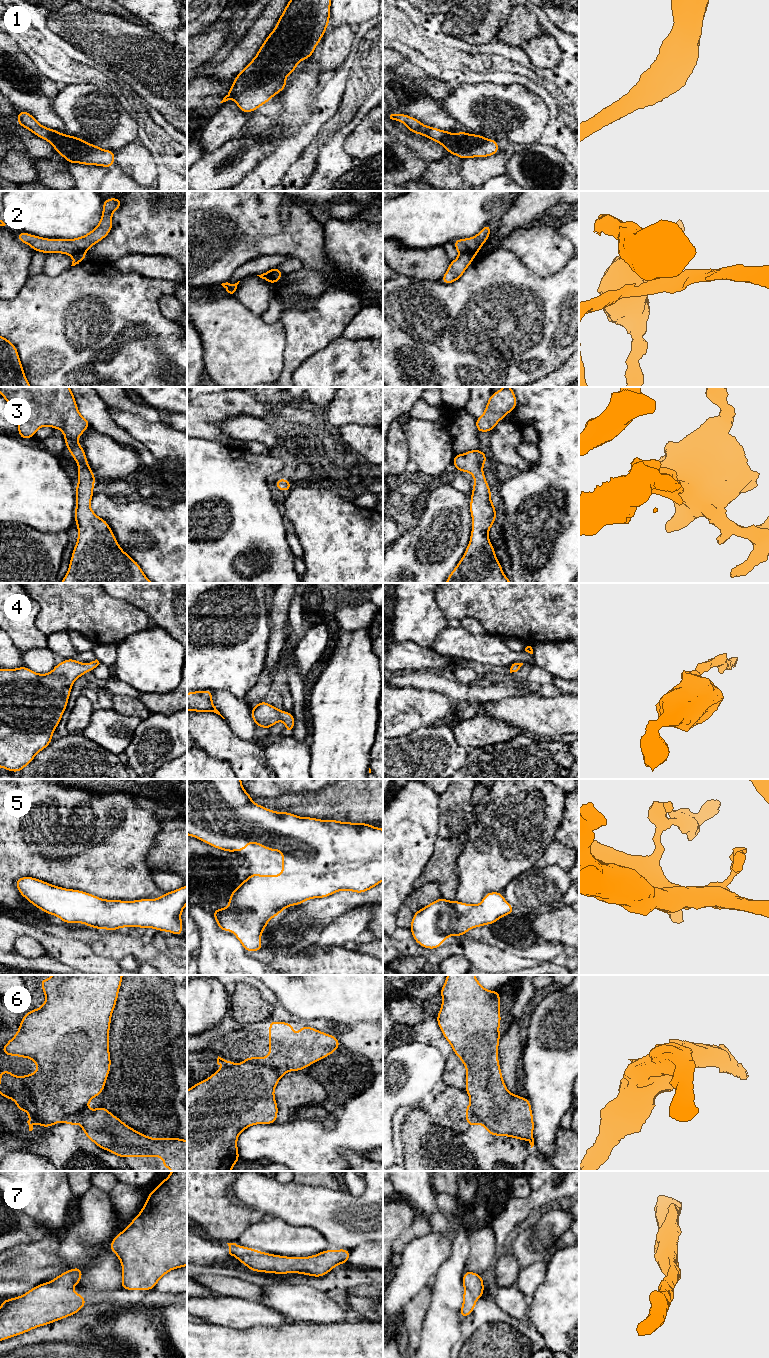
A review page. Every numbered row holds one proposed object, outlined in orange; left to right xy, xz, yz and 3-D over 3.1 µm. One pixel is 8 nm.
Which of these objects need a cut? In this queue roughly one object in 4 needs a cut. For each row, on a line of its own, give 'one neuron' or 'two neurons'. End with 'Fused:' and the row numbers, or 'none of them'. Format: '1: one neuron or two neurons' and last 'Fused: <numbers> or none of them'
1: one neuron
2: two neurons
3: one neuron
4: one neuron
5: one neuron
6: two neurons
7: one neuron
Fused: 2, 6

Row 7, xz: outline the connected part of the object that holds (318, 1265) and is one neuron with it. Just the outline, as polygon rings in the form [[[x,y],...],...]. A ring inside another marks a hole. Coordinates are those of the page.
[[[227,1243],[229,1254],[237,1258],[248,1269],[274,1274],[304,1274],[322,1277],[336,1266],[348,1263],[351,1251],[347,1249],[325,1250],[308,1257],[288,1257],[265,1253],[249,1247]]]

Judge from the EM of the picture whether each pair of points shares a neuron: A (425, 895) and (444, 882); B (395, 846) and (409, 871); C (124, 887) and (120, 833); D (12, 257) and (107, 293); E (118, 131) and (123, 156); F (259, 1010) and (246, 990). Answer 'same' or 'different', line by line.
A: different
B: same
C: same
D: different
E: different
F: same

